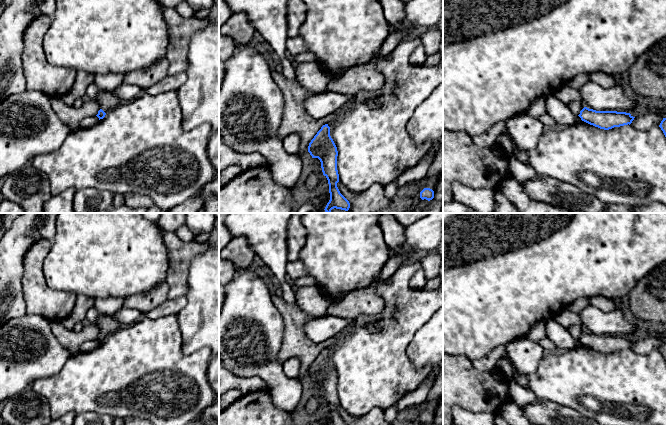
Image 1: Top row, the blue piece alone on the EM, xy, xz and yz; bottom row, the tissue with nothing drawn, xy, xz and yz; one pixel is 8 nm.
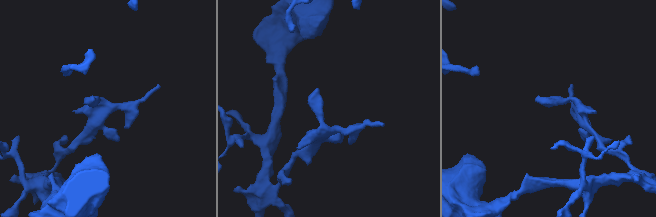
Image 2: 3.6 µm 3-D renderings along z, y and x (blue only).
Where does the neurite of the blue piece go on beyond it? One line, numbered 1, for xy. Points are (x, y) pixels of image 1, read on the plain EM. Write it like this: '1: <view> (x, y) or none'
1: none

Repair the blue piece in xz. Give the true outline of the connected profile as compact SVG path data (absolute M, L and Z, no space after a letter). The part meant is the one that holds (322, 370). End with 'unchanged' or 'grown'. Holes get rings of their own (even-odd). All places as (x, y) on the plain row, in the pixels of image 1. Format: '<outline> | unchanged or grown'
M325 348L317 356L308 370L308 376L312 382L318 382L321 386L323 399L329 408L329 425L348 425L339 415L337 407L339 398L337 394L337 371L330 360L330 351Z | unchanged

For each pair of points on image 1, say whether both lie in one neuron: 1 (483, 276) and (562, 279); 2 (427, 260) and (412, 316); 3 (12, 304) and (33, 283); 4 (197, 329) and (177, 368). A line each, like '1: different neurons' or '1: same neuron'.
1: same neuron
2: different neurons
3: different neurons
4: different neurons

